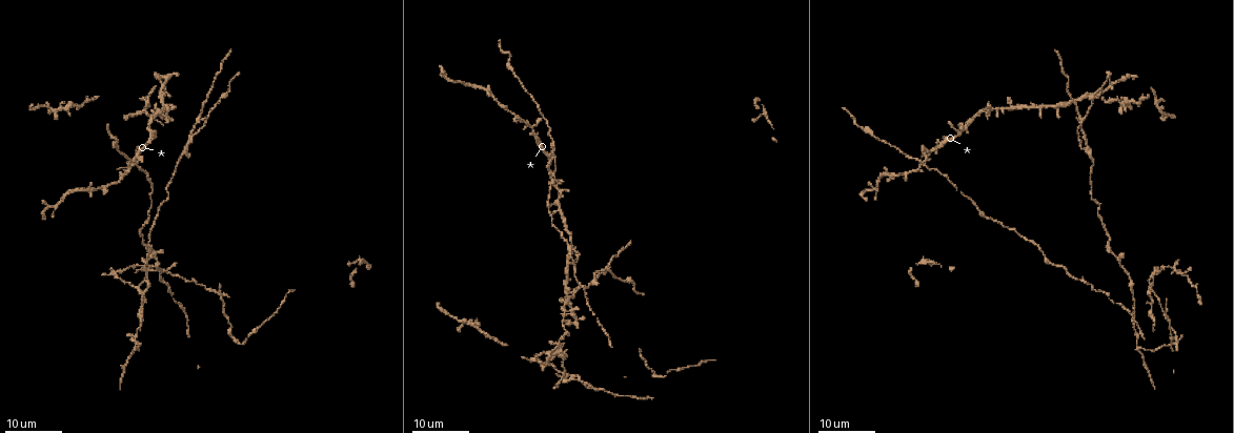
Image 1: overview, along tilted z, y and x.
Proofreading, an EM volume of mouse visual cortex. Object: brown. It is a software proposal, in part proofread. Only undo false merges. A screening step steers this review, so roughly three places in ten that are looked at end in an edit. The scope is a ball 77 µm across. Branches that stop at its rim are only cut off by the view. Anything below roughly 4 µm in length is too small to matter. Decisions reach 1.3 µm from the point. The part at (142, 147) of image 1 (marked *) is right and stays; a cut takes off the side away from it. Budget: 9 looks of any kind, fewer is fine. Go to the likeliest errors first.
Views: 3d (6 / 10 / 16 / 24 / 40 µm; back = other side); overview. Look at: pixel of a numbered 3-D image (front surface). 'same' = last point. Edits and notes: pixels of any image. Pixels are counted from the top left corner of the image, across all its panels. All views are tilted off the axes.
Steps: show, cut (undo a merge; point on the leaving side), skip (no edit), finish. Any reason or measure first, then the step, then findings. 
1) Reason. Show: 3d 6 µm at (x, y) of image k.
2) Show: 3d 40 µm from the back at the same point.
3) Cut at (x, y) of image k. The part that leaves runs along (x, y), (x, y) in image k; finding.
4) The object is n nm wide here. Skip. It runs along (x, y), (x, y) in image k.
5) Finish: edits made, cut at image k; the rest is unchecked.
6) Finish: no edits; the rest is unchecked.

A fork. Show: 3d 16 µm at (1138, 346) of image 1.

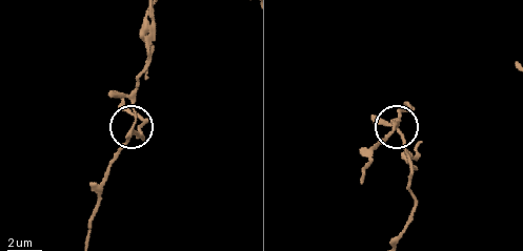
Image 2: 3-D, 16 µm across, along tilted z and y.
Show: 3d 10 µm at (401, 130) of image 2.

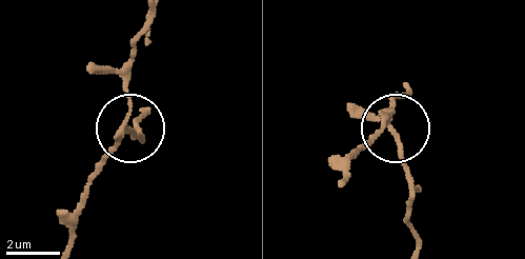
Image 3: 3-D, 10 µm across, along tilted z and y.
Show: 3d 10 µm from the back at (124, 131) of image 3.

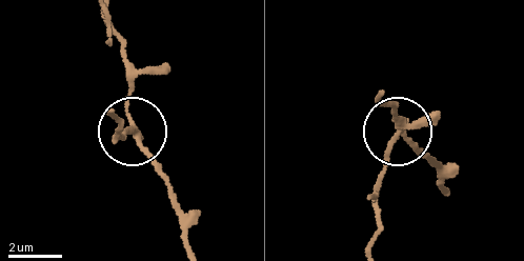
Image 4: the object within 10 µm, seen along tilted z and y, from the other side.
Cut at (122, 139) of image 4. A second neuron is stuck on.

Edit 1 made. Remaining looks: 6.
See it whole again. Show: overview.

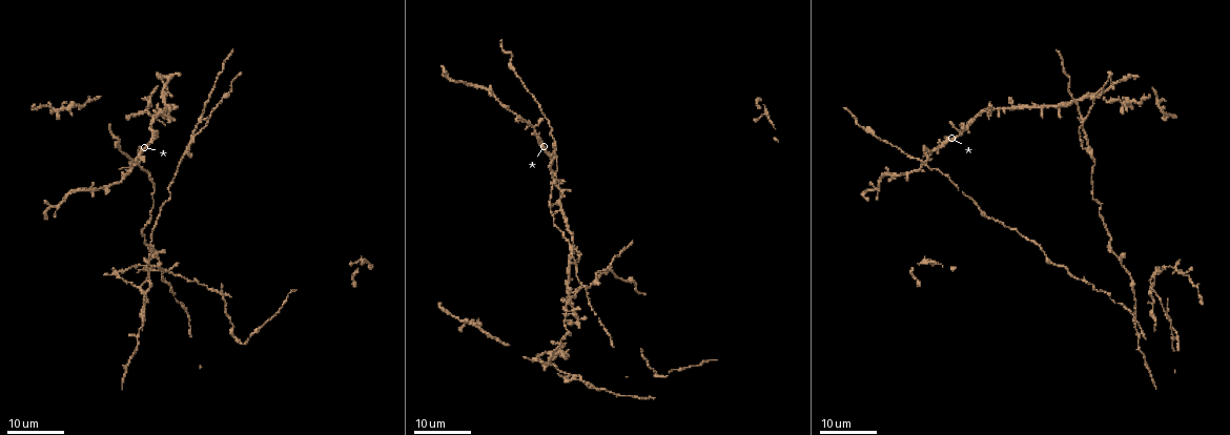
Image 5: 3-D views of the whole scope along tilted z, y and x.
Show: 3d 24 µm at (1084, 149) of image 5.

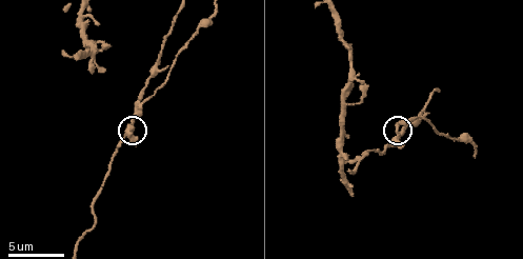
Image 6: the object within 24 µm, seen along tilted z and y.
Show: 3d 10 µm at (399, 131) of image 6.

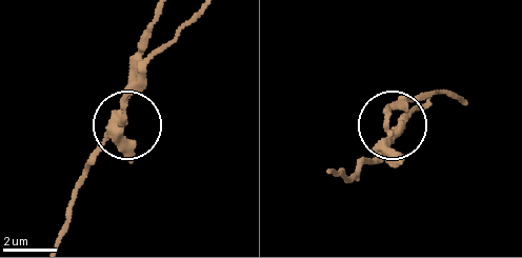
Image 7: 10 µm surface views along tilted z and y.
The object is 260 nm wide here. Cut at (387, 113) of image 7. A second neuron is stuck on.

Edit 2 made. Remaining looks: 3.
Show: overview.

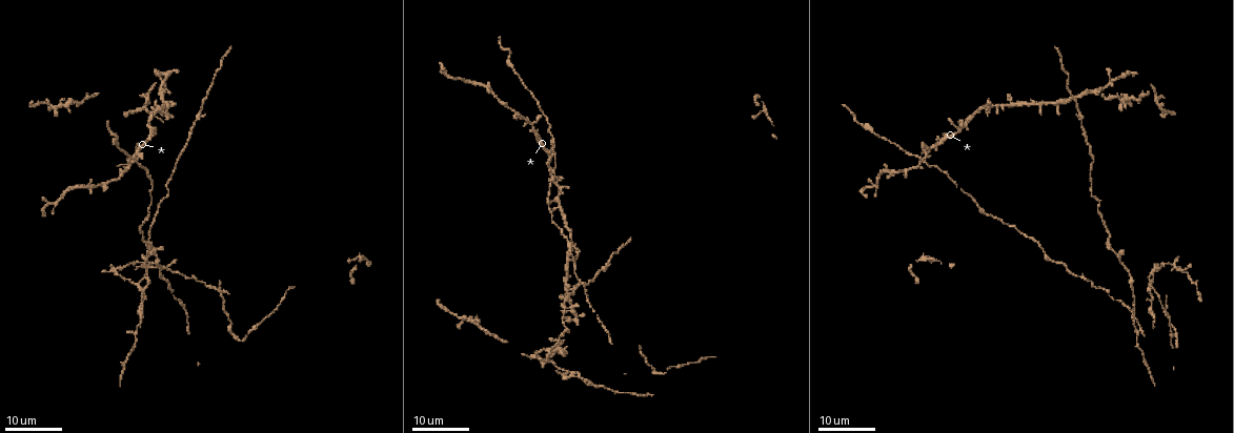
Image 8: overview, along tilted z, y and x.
Three arms meet. Show: 3d 16 µm at (120, 269) of image 8.

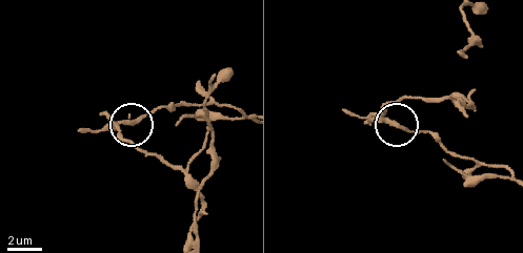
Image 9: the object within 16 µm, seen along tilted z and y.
Show: 3d 10 µm at (128, 123) of image 9.

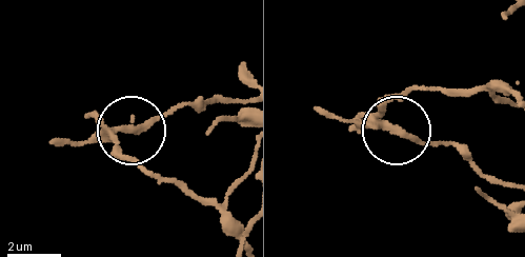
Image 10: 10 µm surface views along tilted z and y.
Cut at (130, 160) of image 10. The part that leaves runs along (107, 133), (157, 175), (218, 206), (236, 240) in image 10; a second neuron is stuck on.

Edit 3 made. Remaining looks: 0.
Finish: edits made, cut at image 4, cut at image 7, cut at image 10; the rest is unchecked.

